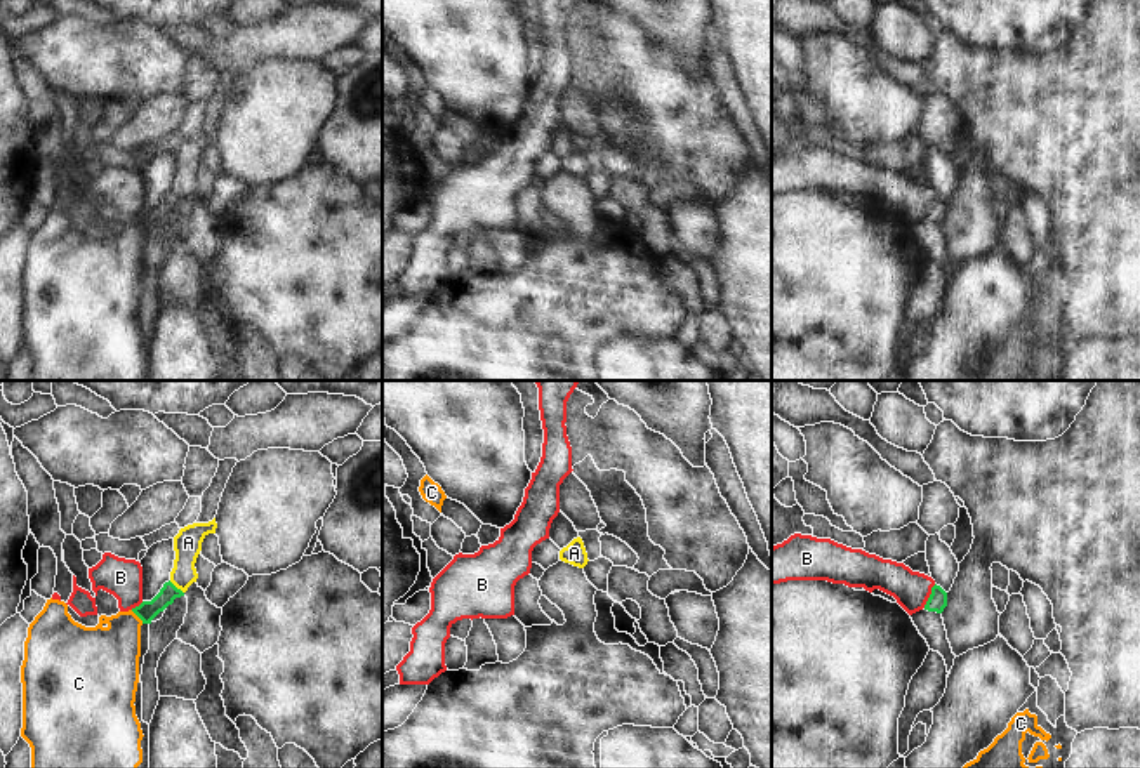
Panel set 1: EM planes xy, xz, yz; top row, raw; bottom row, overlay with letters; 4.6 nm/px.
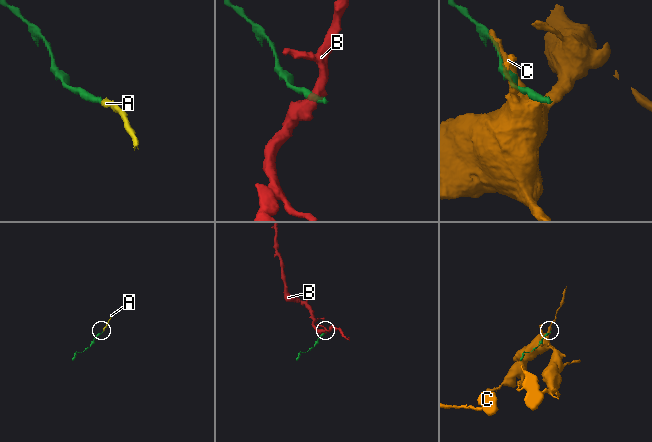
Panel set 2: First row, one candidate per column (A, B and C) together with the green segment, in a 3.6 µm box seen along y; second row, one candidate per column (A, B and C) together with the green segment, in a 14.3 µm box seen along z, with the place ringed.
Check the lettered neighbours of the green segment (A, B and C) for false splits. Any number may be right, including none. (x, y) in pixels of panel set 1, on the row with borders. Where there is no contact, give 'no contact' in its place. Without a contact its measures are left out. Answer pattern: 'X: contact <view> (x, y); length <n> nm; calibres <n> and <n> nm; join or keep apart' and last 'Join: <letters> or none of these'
A: contact xy (174, 586); length 90 nm; calibres 90 and 130 nm; join
B: contact yz (930, 596); length 130 nm; calibres 90 and 170 nm; keep apart
C: contact xy (138, 615); length 90 nm; calibres 90 and 300 nm; keep apart
Join: A

